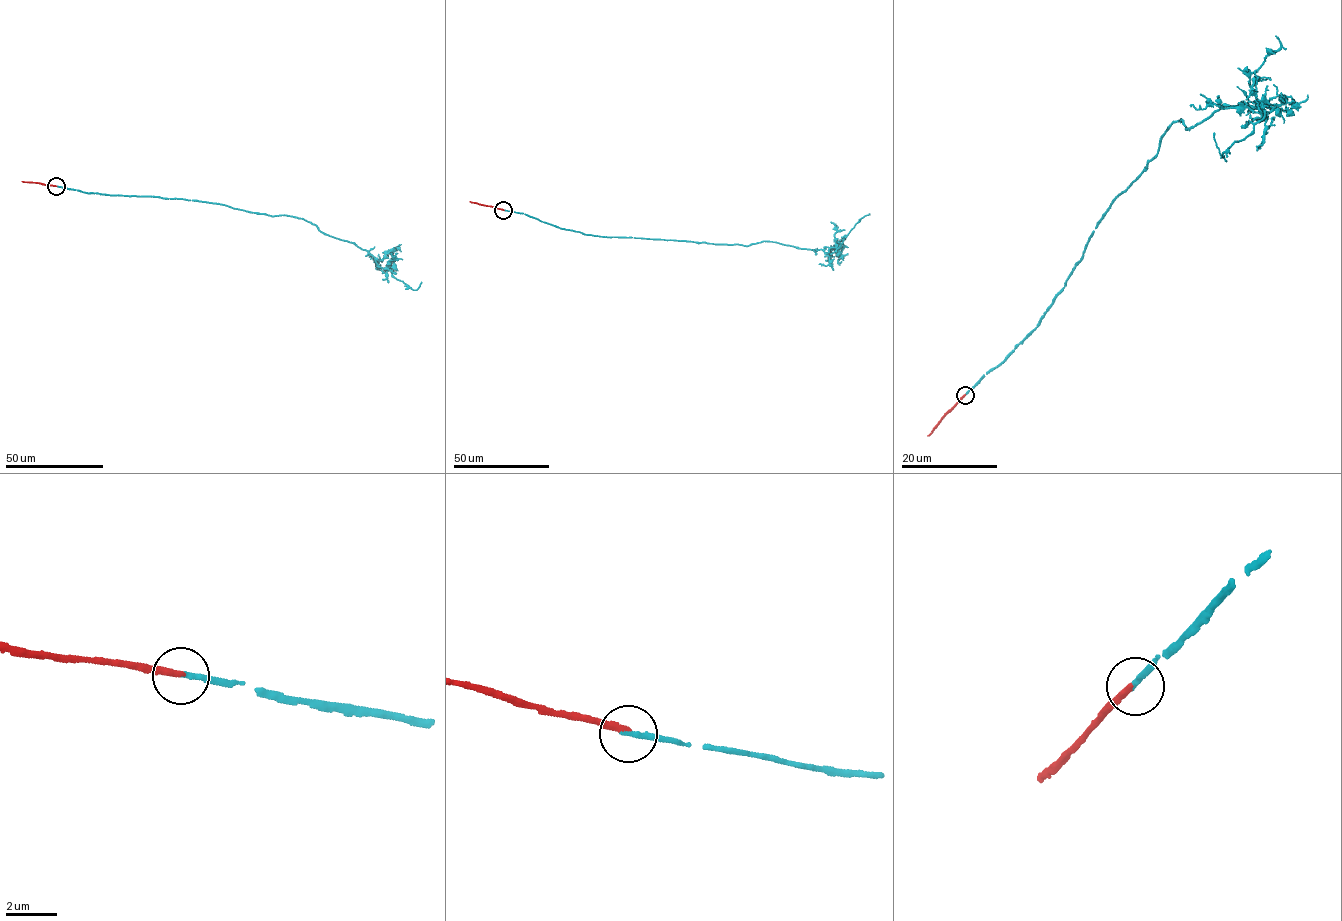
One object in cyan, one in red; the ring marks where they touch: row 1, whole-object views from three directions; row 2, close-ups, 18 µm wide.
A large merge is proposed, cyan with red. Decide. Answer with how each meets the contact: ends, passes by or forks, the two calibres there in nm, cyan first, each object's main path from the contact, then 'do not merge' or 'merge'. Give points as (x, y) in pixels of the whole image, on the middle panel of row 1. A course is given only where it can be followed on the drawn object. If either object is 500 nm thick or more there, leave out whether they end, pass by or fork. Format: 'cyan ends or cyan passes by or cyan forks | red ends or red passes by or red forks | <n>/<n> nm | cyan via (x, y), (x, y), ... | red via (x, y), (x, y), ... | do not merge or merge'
cyan ends | red ends | 240/260 nm | cyan via (503, 210), (523, 213), (588, 235), (745, 246), (767, 241), (826, 253), (843, 241), (860, 219), (869, 214) | red via (503, 210), (469, 201) | merge

